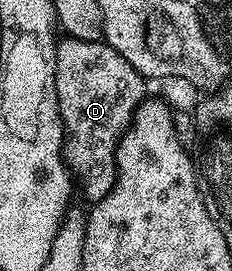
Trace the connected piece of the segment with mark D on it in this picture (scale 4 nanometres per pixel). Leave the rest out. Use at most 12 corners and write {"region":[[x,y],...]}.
{"region":[[107,42],[56,43],[64,165],[89,203],[146,79]]}

